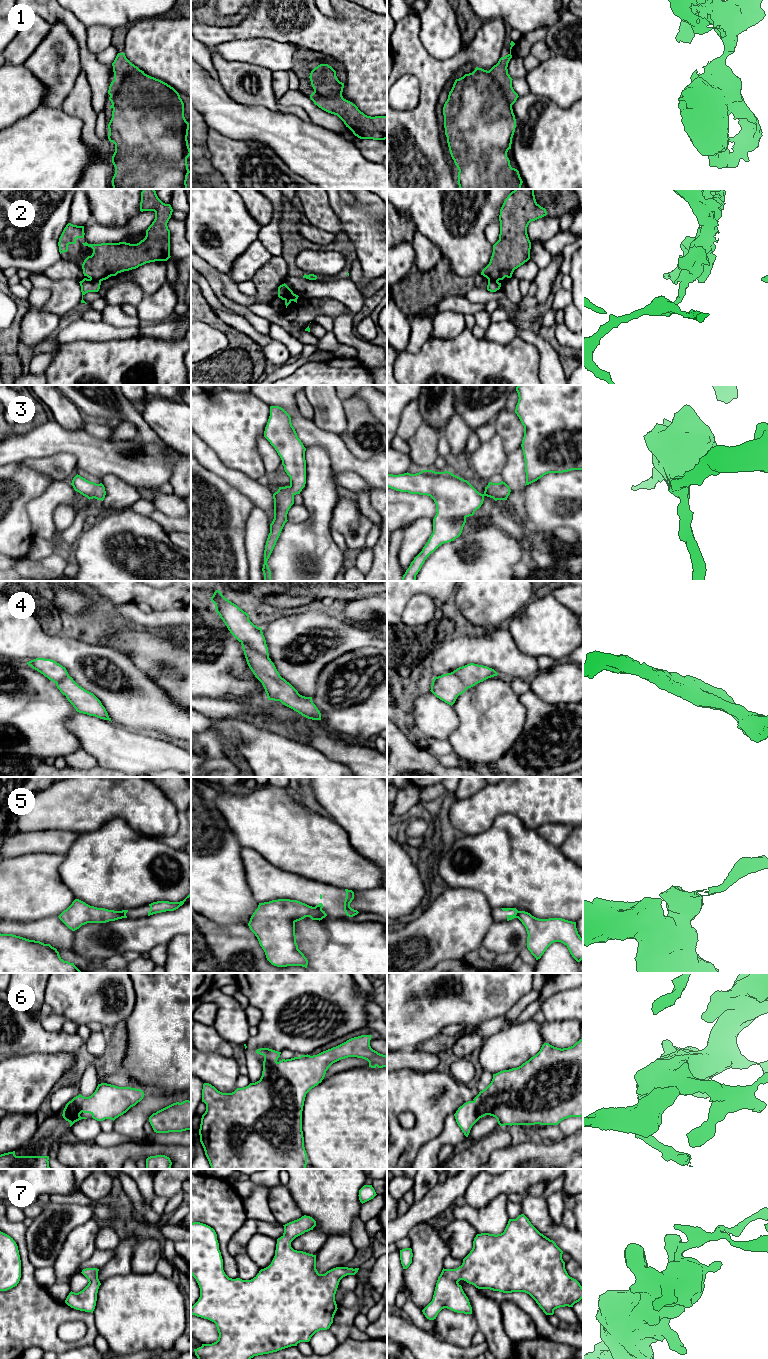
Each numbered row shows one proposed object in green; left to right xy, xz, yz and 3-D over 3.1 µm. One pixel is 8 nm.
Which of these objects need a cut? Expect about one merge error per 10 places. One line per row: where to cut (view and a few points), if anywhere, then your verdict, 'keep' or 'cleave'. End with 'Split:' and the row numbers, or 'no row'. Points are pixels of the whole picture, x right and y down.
1: no cut | keep
2: xz (294, 294), (292, 298), (285, 300) | cleave
3: no cut | keep
4: no cut | keep
5: yz (519, 911), (517, 917) | cleave
6: no cut | keep
7: no cut | keep
Split: 2, 5

